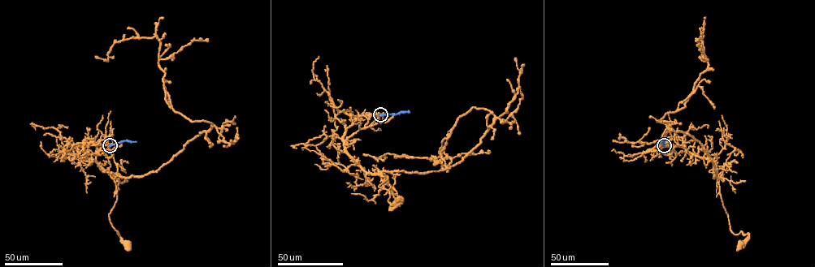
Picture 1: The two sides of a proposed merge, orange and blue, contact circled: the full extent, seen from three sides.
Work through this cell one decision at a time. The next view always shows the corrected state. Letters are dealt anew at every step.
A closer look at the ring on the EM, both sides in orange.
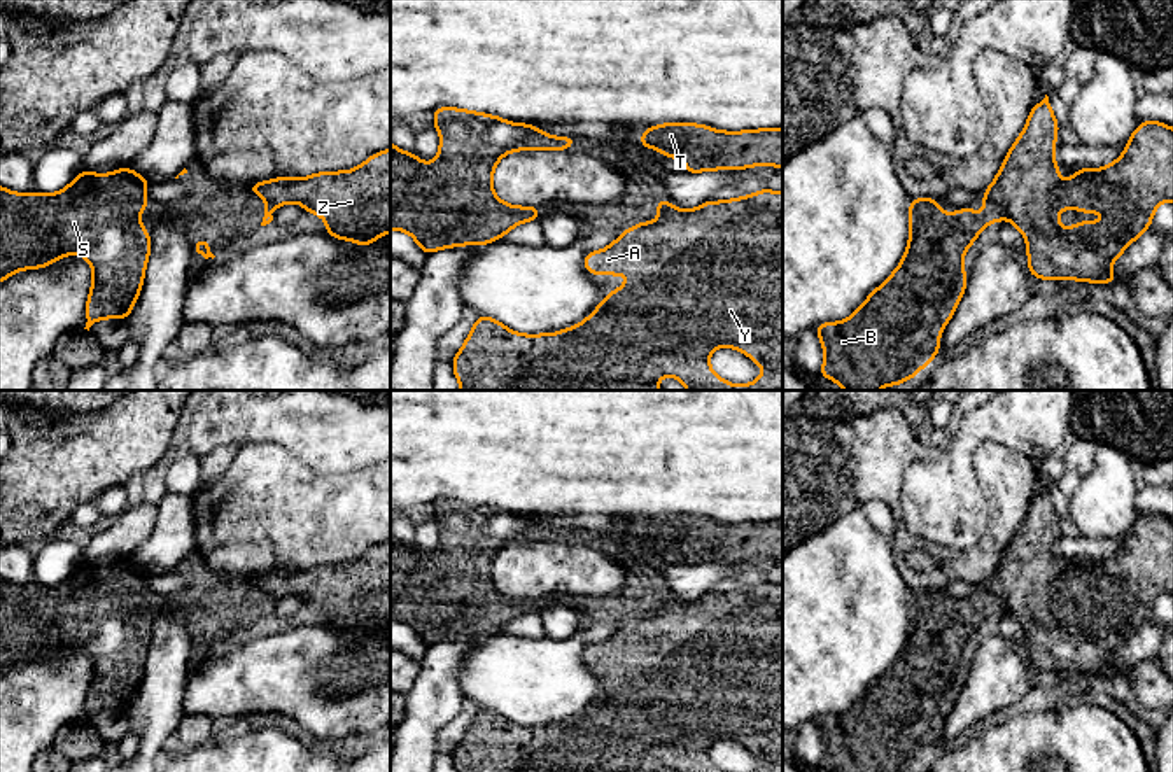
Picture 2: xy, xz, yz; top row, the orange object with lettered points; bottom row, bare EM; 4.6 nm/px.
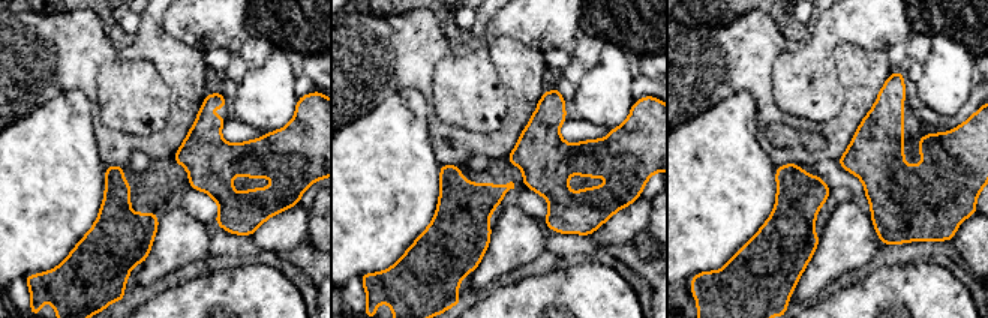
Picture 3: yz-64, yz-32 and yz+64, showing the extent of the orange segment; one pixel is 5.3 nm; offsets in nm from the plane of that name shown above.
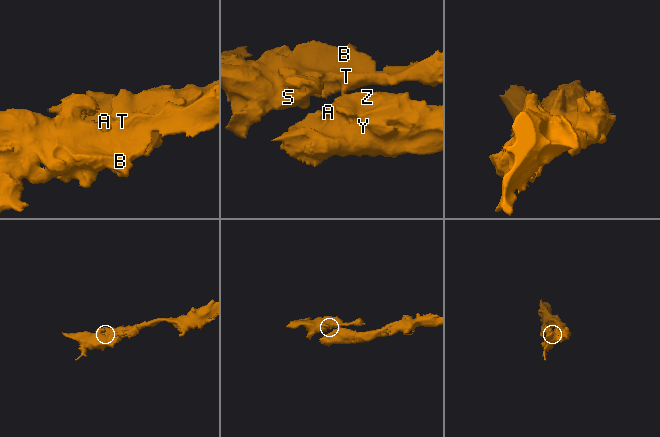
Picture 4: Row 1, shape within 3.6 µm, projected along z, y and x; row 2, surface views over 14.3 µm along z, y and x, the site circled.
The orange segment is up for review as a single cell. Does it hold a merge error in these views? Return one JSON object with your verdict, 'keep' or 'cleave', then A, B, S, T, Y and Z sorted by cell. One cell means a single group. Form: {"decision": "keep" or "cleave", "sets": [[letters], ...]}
{"decision": "cleave", "sets": [["A", "Y", "Z"], ["B", "S", "T"]]}

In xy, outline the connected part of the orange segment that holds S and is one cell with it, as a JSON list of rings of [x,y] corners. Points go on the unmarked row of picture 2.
[[[124,558],[112,565],[81,564],[74,574],[54,586],[19,586],[0,578],[0,674],[19,662],[46,660],[68,646],[79,646],[93,660],[93,676],[86,695],[86,719],[100,711],[128,711],[142,683],[147,651],[151,646],[151,627],[138,607],[149,599],[145,579],[151,574]]]

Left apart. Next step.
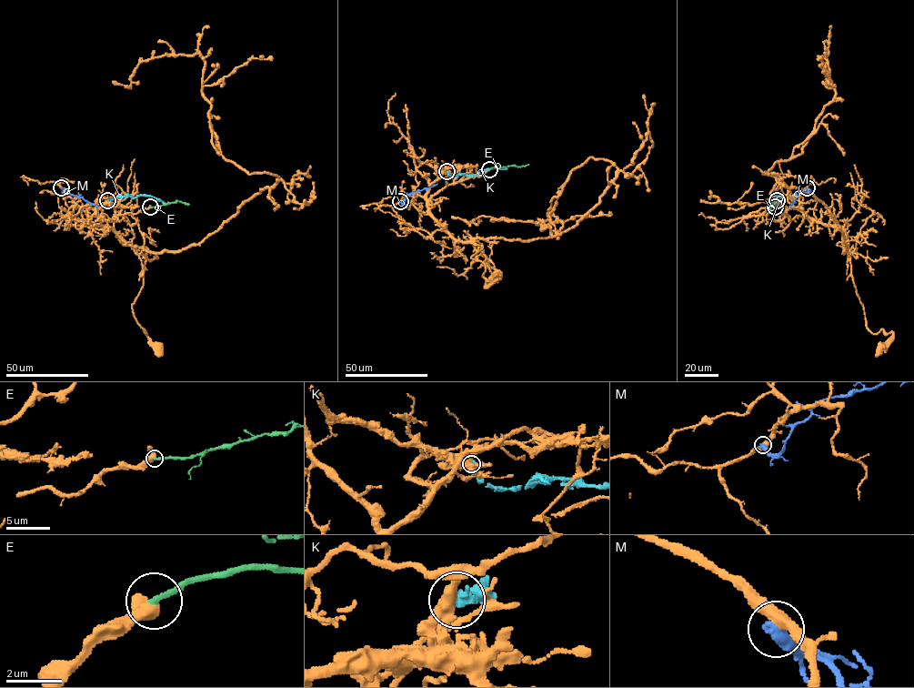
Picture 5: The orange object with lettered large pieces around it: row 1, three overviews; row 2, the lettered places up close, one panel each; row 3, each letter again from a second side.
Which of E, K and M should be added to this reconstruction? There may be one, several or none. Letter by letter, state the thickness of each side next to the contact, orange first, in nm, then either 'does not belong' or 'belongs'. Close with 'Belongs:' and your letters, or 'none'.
E: calibres 440 and 200 nm; belongs
K: calibres 440 and 420 nm; does not belong
M: calibres 440 and 480 nm; does not belong
Belongs: E

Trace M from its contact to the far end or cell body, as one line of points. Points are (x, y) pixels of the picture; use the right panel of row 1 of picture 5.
M: (807, 187), (808, 191), (797, 197), (789, 207)

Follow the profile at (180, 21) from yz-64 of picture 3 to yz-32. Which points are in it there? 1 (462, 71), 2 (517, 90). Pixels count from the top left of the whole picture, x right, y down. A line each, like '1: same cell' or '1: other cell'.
1: same cell
2: other cell

